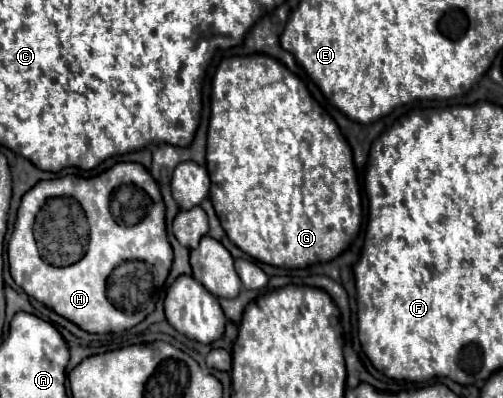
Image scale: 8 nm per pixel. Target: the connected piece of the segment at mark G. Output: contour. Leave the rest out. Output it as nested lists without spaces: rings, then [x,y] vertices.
[[[267,56],[225,58],[213,78],[211,122],[207,138],[211,202],[229,240],[259,262],[283,268],[305,268],[339,256],[361,226],[361,194],[351,146],[335,120],[313,100],[300,78]]]

